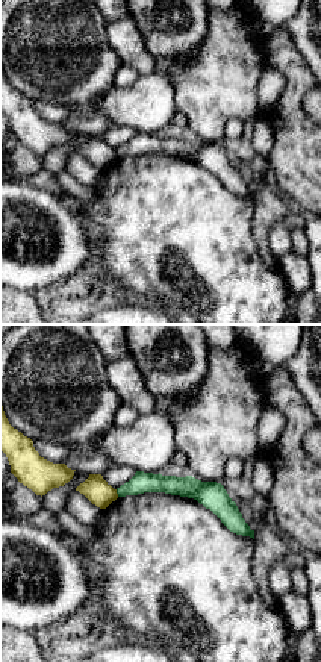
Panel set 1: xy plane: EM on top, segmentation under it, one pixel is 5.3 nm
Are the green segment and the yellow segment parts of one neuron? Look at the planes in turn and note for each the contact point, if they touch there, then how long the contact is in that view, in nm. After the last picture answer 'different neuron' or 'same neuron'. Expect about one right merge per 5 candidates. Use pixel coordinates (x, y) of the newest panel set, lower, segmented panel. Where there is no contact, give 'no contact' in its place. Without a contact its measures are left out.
meets green at (117, 493); contact 40 nm long

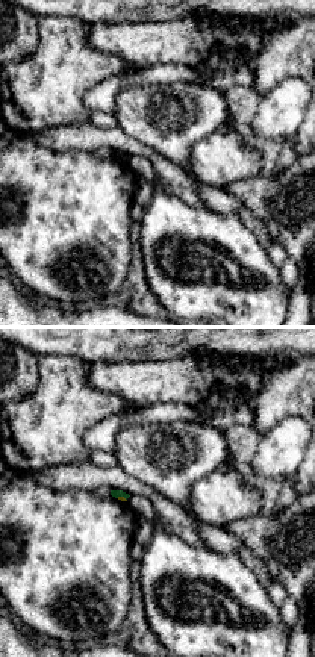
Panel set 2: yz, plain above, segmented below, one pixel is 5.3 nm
meets green at (121, 495); contact 60 nm long

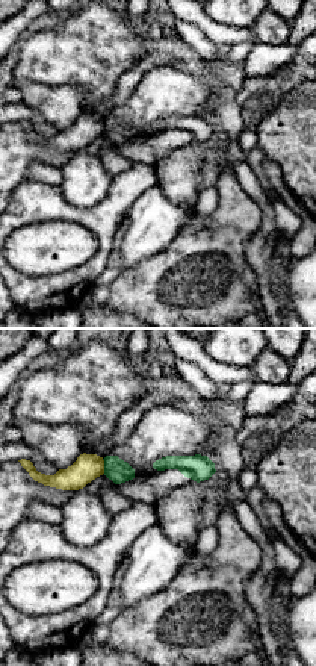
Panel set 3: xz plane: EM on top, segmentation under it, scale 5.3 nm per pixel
meets green at (105, 466); contact 80 nm long

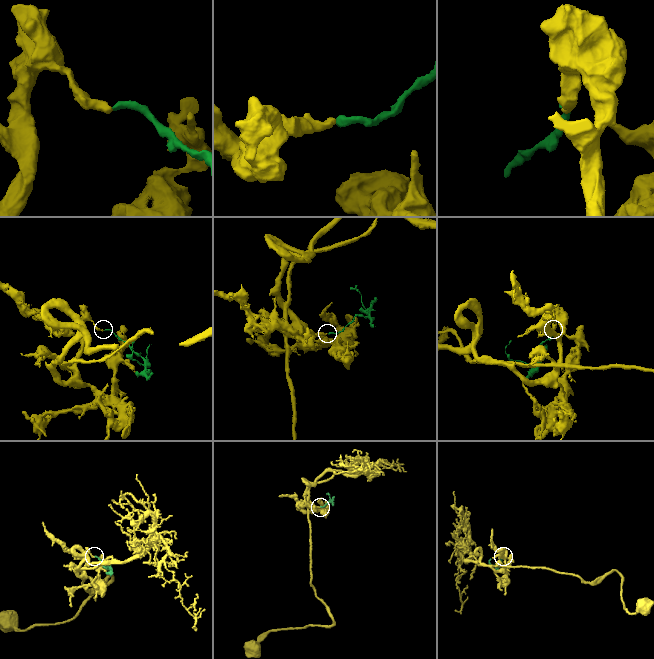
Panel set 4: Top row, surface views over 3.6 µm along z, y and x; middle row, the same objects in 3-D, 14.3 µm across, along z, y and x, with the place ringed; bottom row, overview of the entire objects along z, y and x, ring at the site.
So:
different neuron

